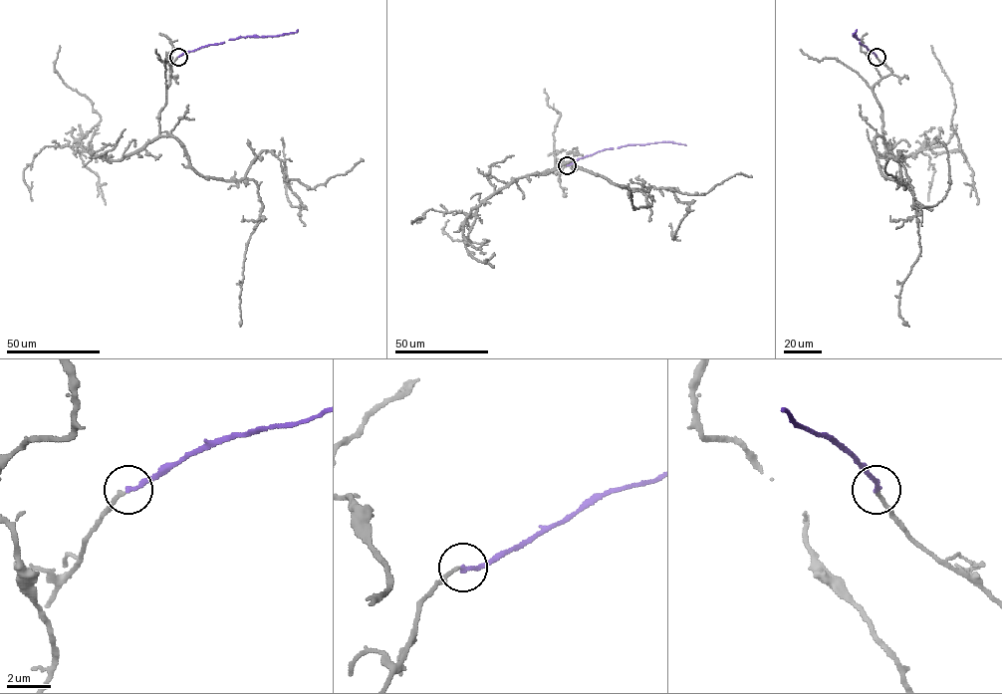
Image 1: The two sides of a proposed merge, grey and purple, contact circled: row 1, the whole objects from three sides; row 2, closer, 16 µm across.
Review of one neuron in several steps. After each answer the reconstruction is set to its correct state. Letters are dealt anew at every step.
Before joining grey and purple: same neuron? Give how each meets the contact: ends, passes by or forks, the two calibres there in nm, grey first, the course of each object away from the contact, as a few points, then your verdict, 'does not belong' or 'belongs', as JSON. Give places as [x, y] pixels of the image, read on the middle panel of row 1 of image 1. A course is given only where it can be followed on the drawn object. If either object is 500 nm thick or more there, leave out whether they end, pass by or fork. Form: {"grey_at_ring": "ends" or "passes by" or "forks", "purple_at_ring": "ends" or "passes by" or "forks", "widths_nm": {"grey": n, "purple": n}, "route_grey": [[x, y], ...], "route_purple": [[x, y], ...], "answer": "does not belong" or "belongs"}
{"grey_at_ring": "ends", "purple_at_ring": "ends", "widths_nm": {"grey": 170, "purple": 200}, "route_grey": [[566, 165], [548, 171], [669, 188], [689, 206], [673, 238], [669, 223]], "route_purple": [[567, 165], [606, 149], [629, 144], [672, 142], [686, 145]], "answer": "does not belong"}

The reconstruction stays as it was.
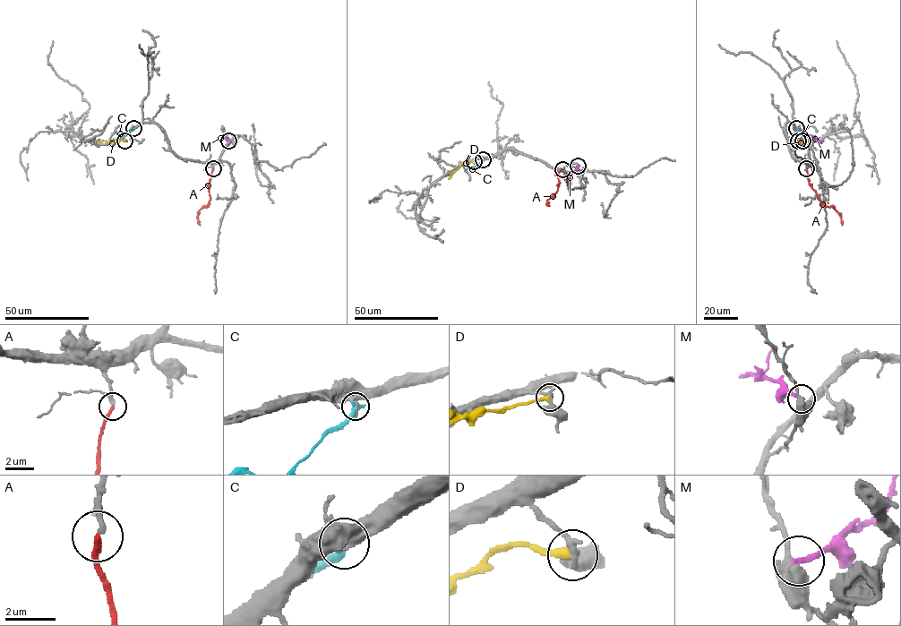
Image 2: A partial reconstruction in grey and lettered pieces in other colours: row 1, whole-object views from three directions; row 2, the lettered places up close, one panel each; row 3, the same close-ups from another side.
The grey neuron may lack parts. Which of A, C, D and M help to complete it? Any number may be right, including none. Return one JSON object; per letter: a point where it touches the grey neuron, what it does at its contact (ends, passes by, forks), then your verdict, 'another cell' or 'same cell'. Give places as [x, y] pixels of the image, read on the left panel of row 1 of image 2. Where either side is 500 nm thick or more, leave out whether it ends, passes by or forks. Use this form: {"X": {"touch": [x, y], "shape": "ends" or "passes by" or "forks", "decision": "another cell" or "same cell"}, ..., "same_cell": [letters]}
{"A": {"touch": [213, 168], "shape": "ends", "decision": "same cell"}, "C": {"touch": [133, 128], "decision": "another cell"}, "D": {"touch": [124, 141], "shape": "ends", "decision": "another cell"}, "M": {"touch": [228, 141], "decision": "another cell"}, "same_cell": ["A"]}

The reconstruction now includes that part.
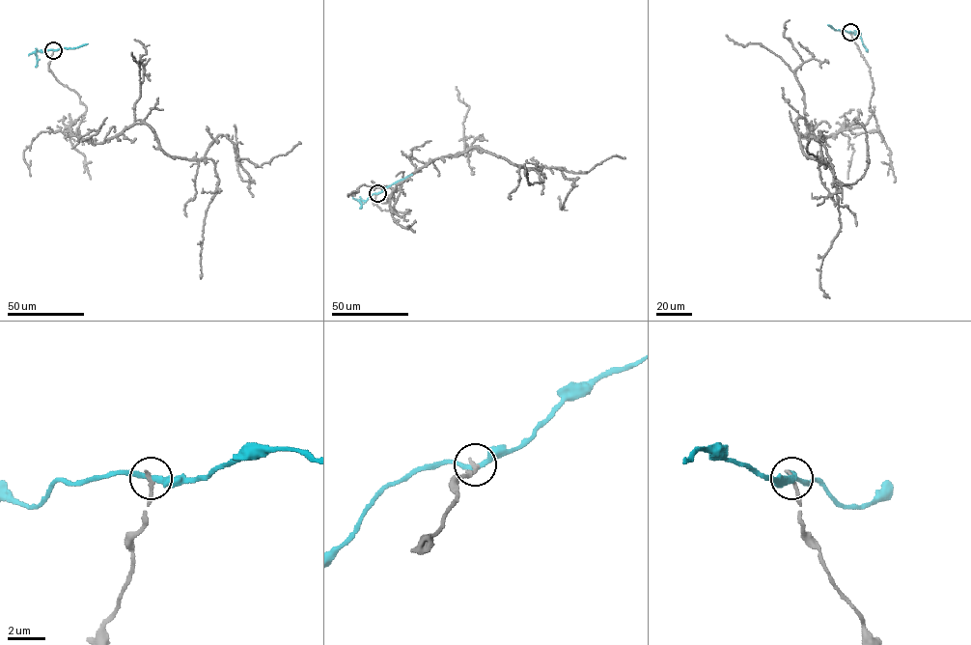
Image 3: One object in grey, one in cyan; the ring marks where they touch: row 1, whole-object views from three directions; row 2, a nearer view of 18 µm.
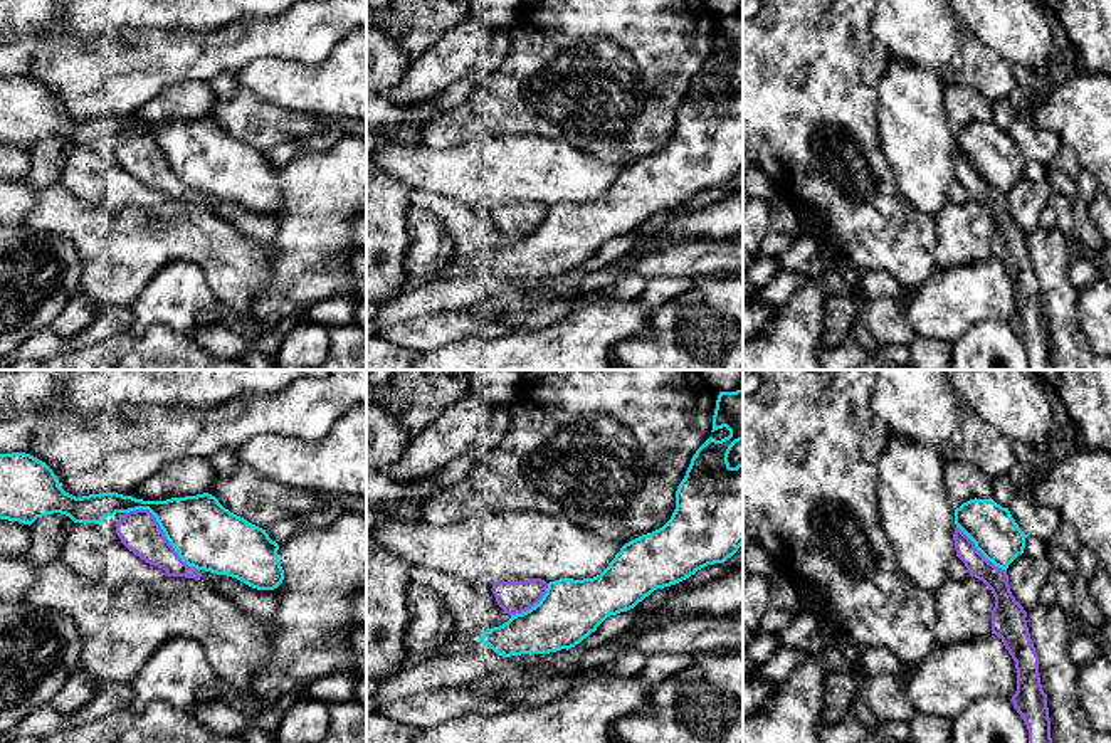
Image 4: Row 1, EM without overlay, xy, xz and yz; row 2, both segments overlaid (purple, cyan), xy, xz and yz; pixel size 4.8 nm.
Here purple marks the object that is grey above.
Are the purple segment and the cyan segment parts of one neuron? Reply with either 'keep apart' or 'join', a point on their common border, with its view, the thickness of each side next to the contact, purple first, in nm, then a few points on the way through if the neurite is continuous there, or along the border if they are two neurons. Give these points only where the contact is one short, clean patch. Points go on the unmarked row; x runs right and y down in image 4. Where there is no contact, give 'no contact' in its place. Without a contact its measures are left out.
keep apart | xy (163, 157) | 190/320 nm | along xy (126, 135), (147, 133), (173, 173), (199, 194)

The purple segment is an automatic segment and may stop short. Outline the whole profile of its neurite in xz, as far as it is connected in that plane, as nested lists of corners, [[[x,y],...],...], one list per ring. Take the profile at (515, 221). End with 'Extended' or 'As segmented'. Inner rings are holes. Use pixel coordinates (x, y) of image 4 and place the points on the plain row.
[[[541,202],[492,207],[492,217],[498,229],[509,239],[523,237],[540,227],[546,212],[548,207]]]. As segmented

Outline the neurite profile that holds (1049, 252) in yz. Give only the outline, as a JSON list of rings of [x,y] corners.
[[[1039,227],[1025,244],[1047,318],[1052,370],[1111,370],[1111,356],[1101,356],[1089,346],[1079,323],[1077,289],[1069,281],[1074,254],[1067,237],[1056,227]]]

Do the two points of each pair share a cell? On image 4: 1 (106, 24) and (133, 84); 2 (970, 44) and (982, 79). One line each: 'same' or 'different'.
1: different
2: same

